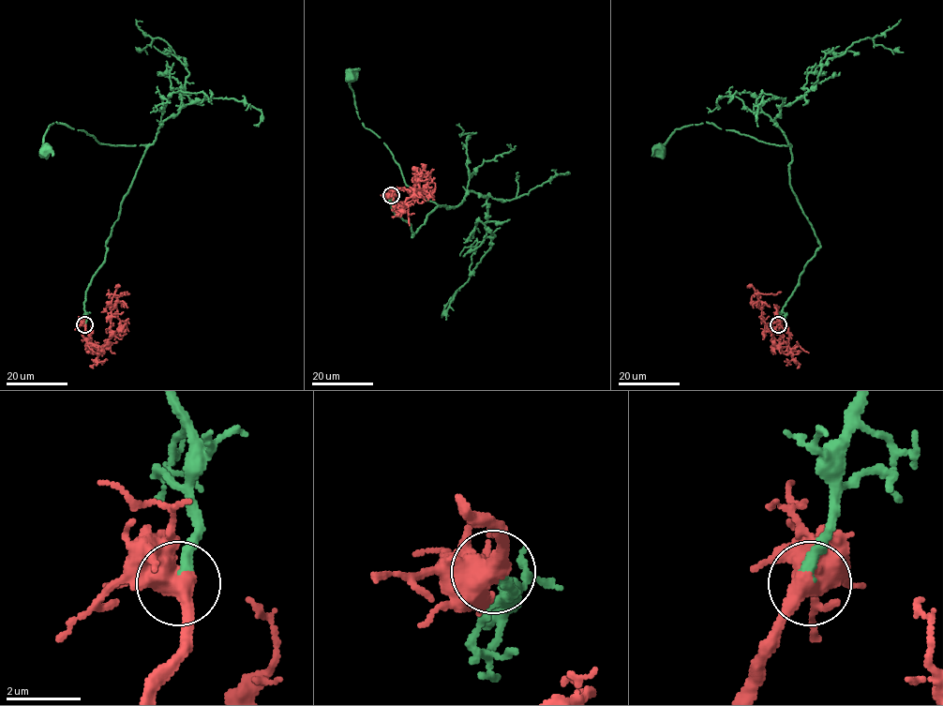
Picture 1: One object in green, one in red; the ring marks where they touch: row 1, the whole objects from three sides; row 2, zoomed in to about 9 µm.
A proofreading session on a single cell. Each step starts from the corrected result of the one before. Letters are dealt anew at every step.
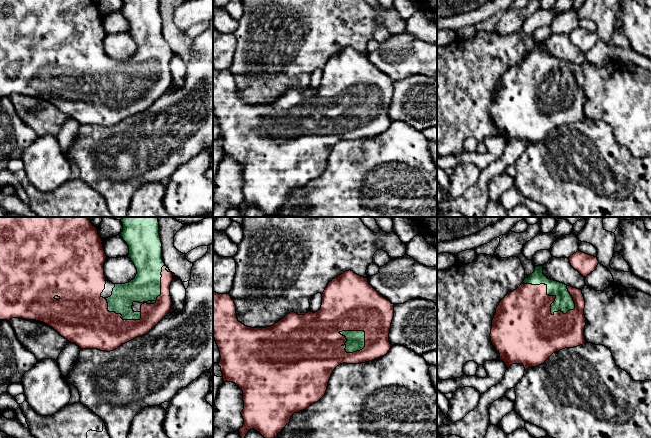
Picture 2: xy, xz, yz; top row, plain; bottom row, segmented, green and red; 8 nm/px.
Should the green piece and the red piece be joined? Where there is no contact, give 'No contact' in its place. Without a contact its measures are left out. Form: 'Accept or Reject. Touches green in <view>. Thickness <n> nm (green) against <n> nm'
Accept. Touches green in yz. Thickness 150 nm (green) against 380 nm

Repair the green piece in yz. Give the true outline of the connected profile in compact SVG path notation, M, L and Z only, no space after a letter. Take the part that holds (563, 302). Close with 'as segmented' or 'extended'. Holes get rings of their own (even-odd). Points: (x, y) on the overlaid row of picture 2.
M536 266L534 272L528 278L525 278L524 281L516 290L508 293L500 301L499 305L496 308L496 313L492 320L490 337L491 337L492 345L495 347L496 351L500 354L499 360L502 360L507 366L507 368L509 368L512 364L522 364L526 370L528 368L536 367L543 364L555 352L558 352L565 348L574 348L583 345L586 342L584 336L584 328L586 325L584 308L585 308L585 299L581 289L573 288L563 283L548 279L543 274L543 266Z | extended

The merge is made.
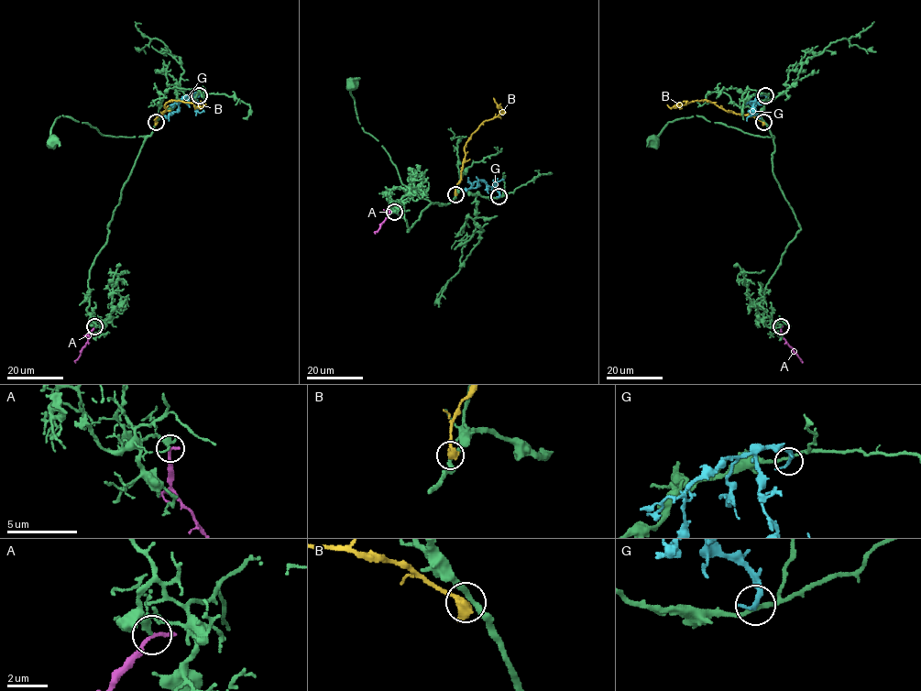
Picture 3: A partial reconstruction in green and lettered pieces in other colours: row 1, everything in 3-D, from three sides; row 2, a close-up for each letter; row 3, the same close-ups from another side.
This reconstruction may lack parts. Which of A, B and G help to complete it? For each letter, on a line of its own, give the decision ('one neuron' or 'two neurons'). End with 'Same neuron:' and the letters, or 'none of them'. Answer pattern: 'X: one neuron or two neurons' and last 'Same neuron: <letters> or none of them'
A: two neurons
B: two neurons
G: two neurons
Same neuron: none of them

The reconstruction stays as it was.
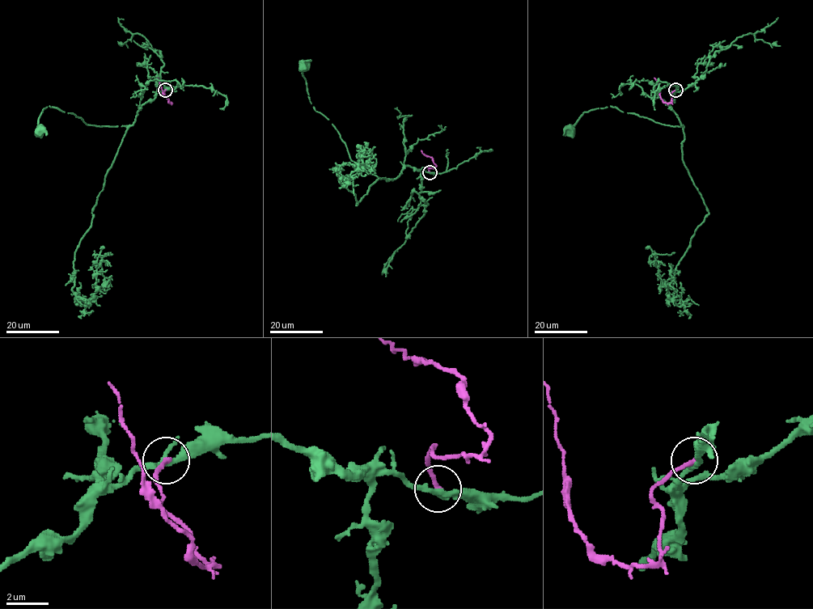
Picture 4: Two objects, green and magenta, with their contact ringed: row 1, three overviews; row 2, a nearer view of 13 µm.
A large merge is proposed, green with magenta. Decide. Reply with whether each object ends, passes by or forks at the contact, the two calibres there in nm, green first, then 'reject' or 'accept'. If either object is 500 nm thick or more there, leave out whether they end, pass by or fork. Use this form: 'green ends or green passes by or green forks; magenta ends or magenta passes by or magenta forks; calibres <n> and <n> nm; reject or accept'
green forks; magenta ends; calibres 240 and 200 nm; reject

